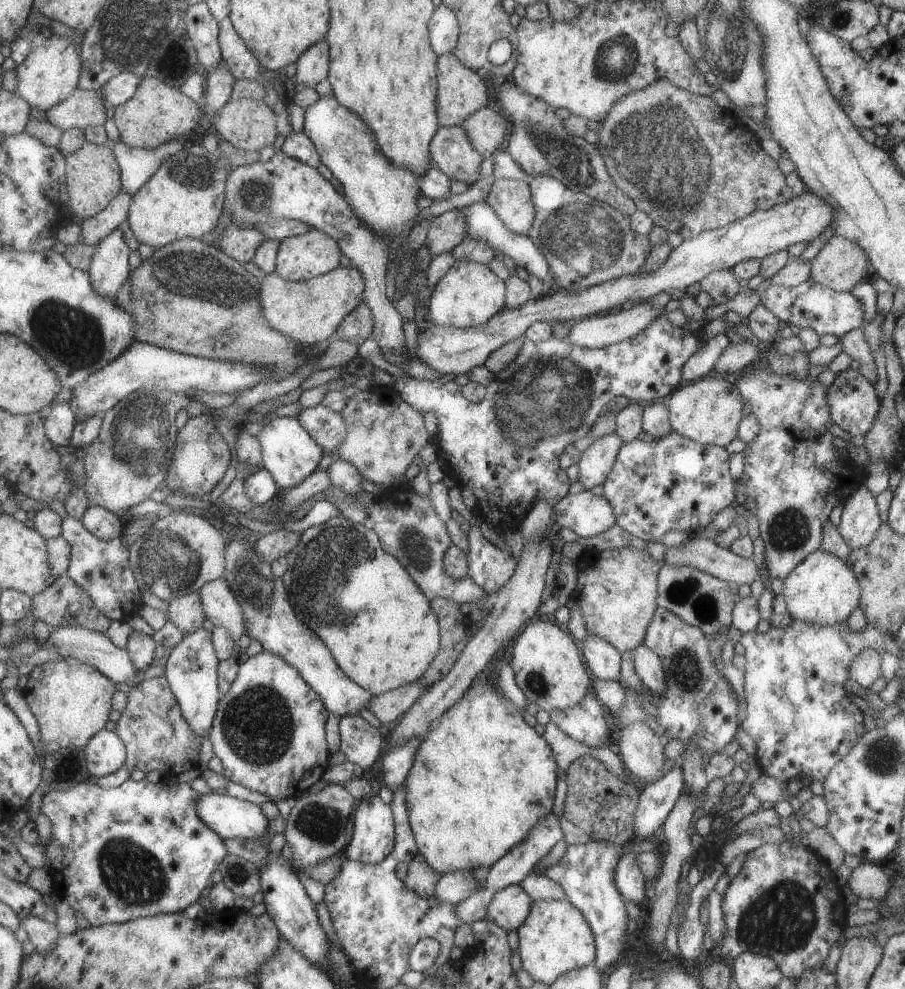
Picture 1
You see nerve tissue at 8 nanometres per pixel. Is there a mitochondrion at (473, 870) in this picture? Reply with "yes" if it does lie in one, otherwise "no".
no

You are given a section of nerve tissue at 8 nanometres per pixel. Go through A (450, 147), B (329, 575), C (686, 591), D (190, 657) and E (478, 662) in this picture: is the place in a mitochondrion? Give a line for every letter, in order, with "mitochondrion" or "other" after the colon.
A: other
B: mitochondrion
C: mitochondrion
D: other
E: other

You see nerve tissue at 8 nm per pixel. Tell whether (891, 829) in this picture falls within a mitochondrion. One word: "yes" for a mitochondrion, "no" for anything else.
no

